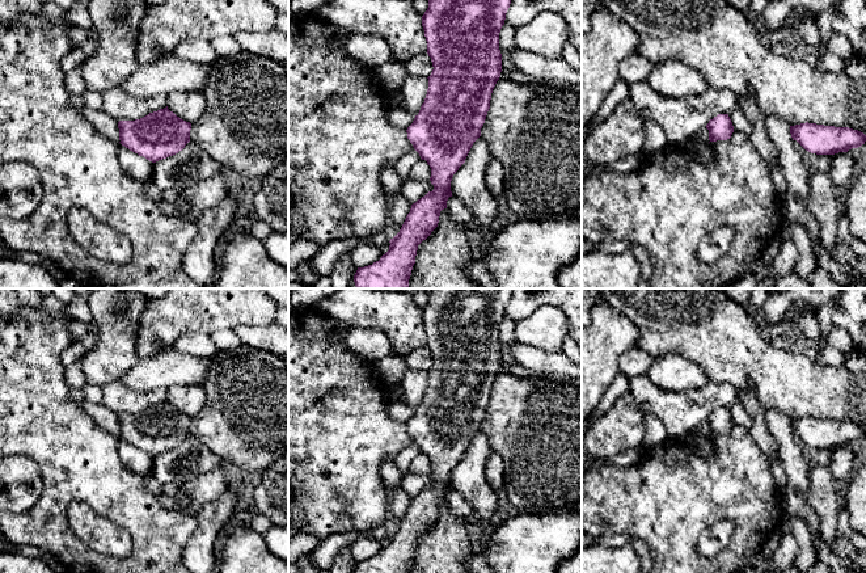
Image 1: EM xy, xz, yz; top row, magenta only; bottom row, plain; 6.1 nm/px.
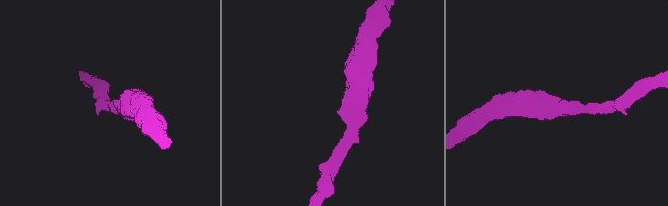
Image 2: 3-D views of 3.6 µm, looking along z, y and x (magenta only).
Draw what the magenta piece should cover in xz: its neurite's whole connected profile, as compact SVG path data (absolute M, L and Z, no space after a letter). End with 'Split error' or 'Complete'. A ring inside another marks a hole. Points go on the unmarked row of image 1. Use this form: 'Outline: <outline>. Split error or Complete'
Outline: M432 288L428 294L422 320L434 363L427 371L424 396L406 426L431 462L434 484L411 498L400 526L389 535L389 544L372 559L358 561L354 573L410 573L418 539L438 521L440 505L452 490L452 471L481 430L491 387L502 366L499 326L510 298L511 288Z. Complete

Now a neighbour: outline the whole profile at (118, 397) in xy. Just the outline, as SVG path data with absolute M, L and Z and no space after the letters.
M121 382L102 387L102 405L114 414L135 414L168 400L168 391L156 388L145 392L130 389Z

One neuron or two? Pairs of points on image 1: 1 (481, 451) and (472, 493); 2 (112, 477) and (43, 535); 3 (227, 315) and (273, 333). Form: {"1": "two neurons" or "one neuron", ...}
{"1": "one neuron", "2": "one neuron", "3": "two neurons"}

